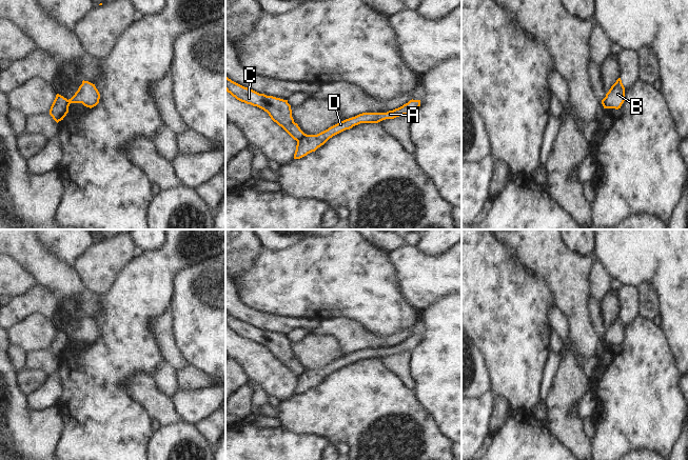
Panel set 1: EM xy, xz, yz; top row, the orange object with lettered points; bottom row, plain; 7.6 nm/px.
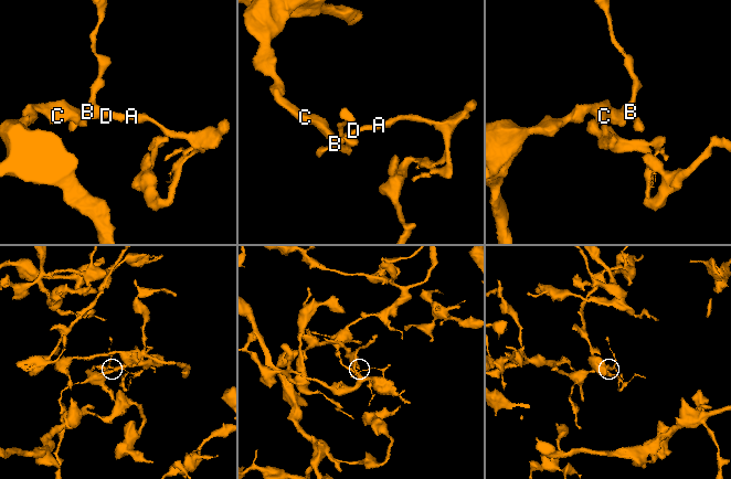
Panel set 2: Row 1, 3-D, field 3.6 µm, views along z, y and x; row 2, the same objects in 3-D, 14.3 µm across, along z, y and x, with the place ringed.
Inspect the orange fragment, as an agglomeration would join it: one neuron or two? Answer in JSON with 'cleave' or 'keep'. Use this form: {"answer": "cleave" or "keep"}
{"answer": "cleave"}

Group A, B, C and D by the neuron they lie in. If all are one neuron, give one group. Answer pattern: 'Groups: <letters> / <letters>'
Groups: A B D / C.

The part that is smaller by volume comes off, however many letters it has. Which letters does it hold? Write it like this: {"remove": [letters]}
{"remove": ["A", "B", "D"]}

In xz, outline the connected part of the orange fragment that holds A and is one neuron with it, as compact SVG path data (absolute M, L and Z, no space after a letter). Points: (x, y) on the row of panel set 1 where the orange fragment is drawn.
M410 100L402 106L389 111L387 113L362 113L355 117L339 121L337 124L317 135L304 135L302 139L297 141L294 159L300 159L308 154L315 152L318 147L323 145L333 136L350 129L360 123L378 123L386 119L394 119L401 115L412 115L420 106L420 100Z

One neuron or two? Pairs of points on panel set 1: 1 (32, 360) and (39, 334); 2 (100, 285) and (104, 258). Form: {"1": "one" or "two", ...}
{"1": "two", "2": "one"}

